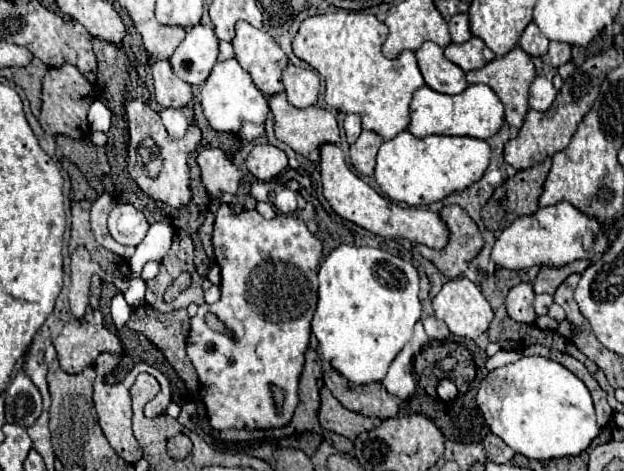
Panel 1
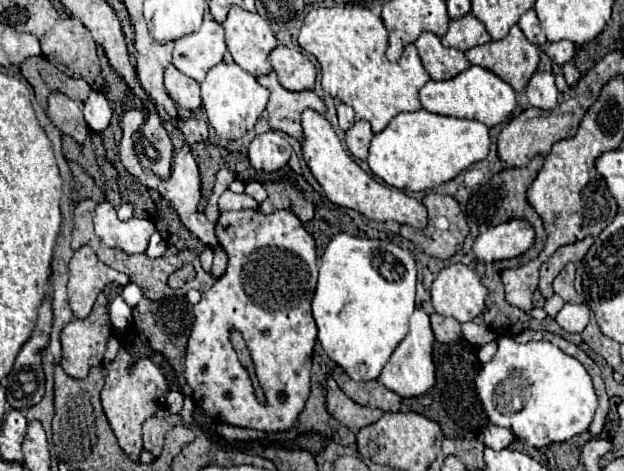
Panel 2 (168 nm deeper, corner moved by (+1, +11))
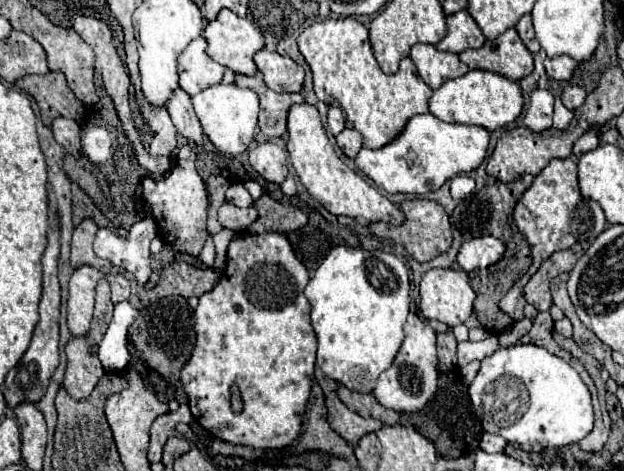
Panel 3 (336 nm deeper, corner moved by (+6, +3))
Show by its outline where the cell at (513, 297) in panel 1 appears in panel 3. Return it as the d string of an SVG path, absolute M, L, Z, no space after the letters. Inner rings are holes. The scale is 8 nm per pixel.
M589 130L585 132L573 146L573 154L565 160L551 160L539 176L535 176L533 184L529 186L529 190L521 196L521 200L517 202L515 210L513 210L513 220L519 228L519 232L525 236L529 248L531 248L531 256L533 256L533 264L529 268L529 272L517 280L513 284L513 288L501 298L499 308L511 316L513 320L521 320L523 318L523 308L525 308L525 298L523 298L523 286L527 284L527 280L531 278L531 274L539 268L539 264L543 260L547 260L553 252L557 250L567 250L577 242L593 242L605 228L605 214L599 208L599 204L595 204L593 200L587 200L581 196L579 192L579 182L577 182L577 162L581 158L581 154L589 152L591 148L599 146L599 130Z

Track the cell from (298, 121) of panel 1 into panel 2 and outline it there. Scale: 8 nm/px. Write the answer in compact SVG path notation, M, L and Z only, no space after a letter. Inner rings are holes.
M270 72L268 76L258 78L258 82L270 90L270 100L268 100L268 124L272 130L280 130L292 138L302 138L302 126L300 126L300 116L306 108L326 114L326 106L322 98L318 98L316 92L304 90L304 92L288 92L282 88L278 82L278 76Z

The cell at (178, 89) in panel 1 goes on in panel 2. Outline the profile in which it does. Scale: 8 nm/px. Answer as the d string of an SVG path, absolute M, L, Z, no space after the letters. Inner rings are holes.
M172 64L164 72L164 86L168 96L186 110L200 108L200 84L188 76L184 76L180 70L176 70Z

